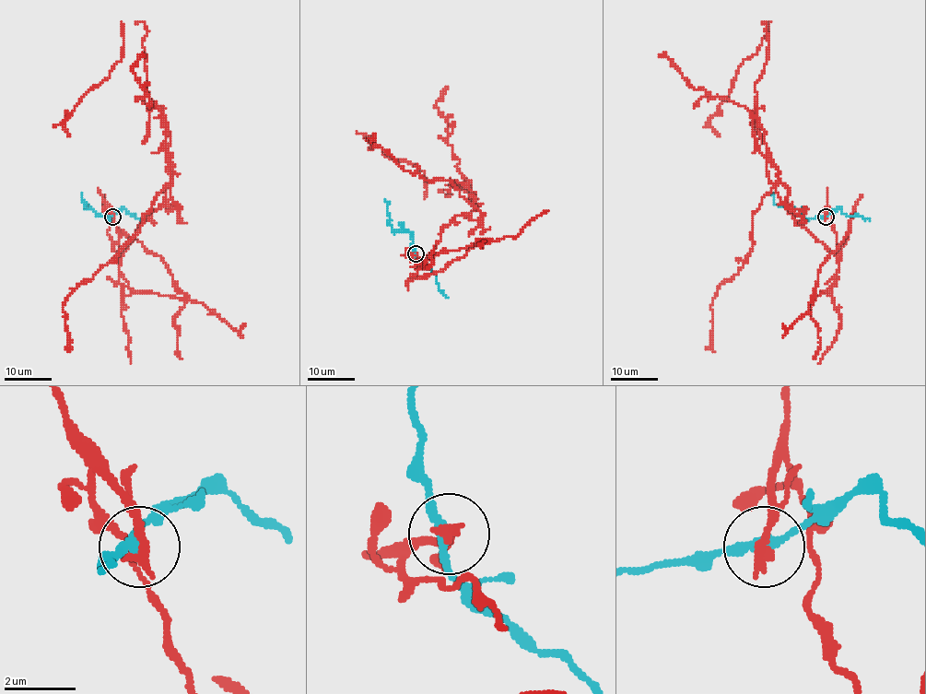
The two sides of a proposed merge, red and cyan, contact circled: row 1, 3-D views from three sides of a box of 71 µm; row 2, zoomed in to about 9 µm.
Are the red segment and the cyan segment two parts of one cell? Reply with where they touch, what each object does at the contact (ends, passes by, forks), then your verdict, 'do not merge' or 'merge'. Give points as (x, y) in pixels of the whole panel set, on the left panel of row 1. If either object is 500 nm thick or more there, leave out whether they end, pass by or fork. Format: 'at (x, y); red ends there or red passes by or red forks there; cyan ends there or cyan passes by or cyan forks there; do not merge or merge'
at (112, 217); red ends there; cyan passes by; do not merge

